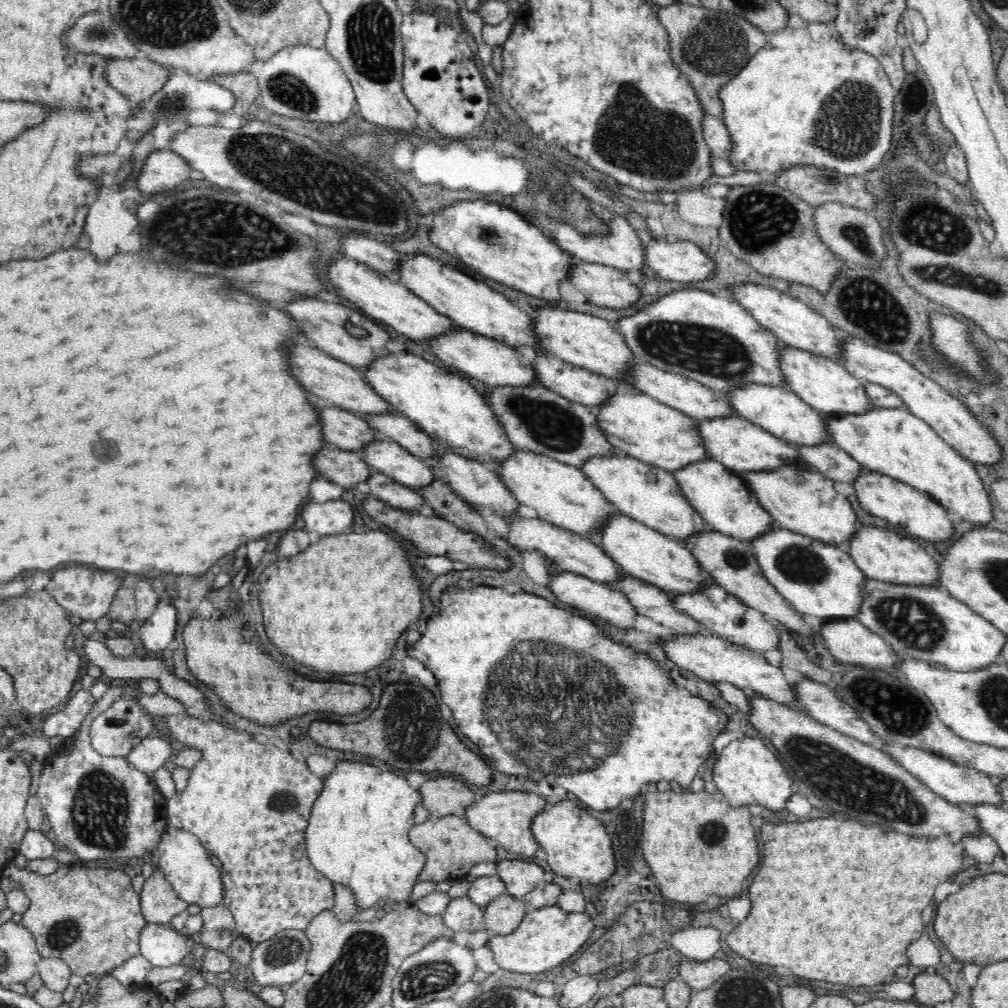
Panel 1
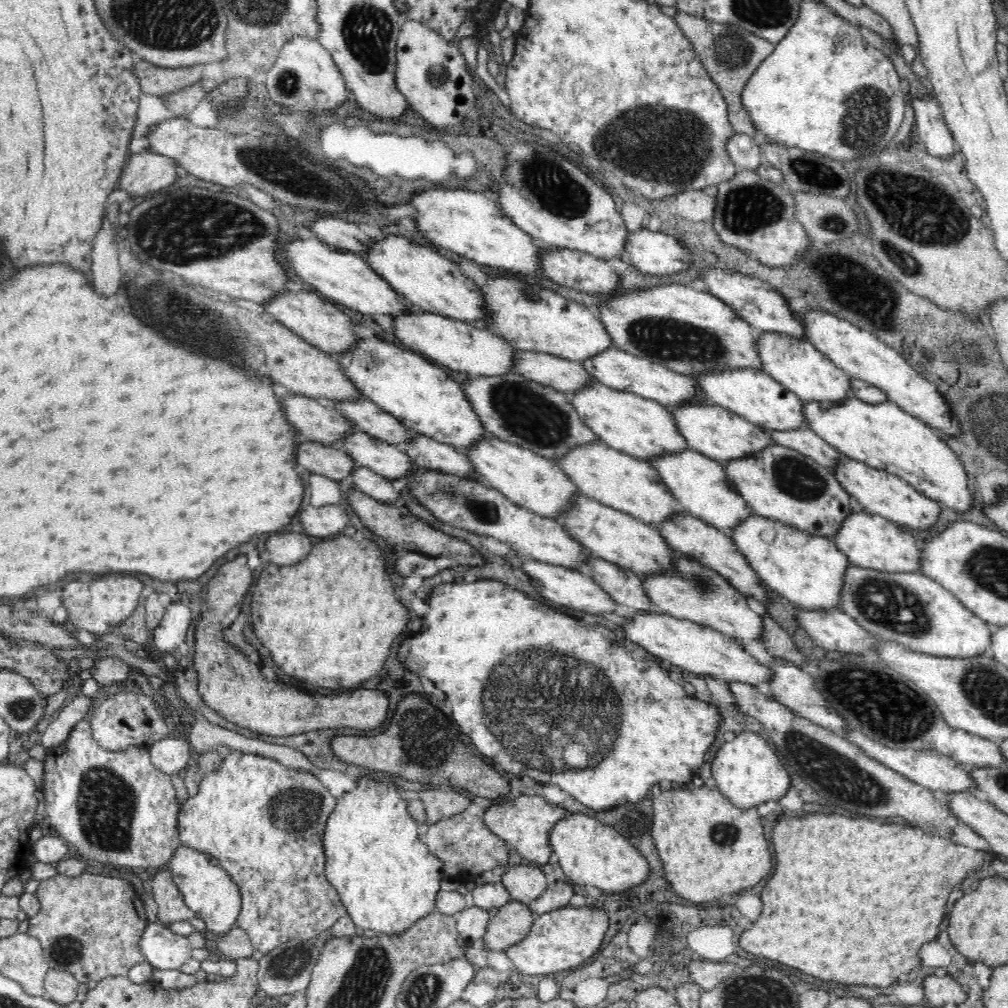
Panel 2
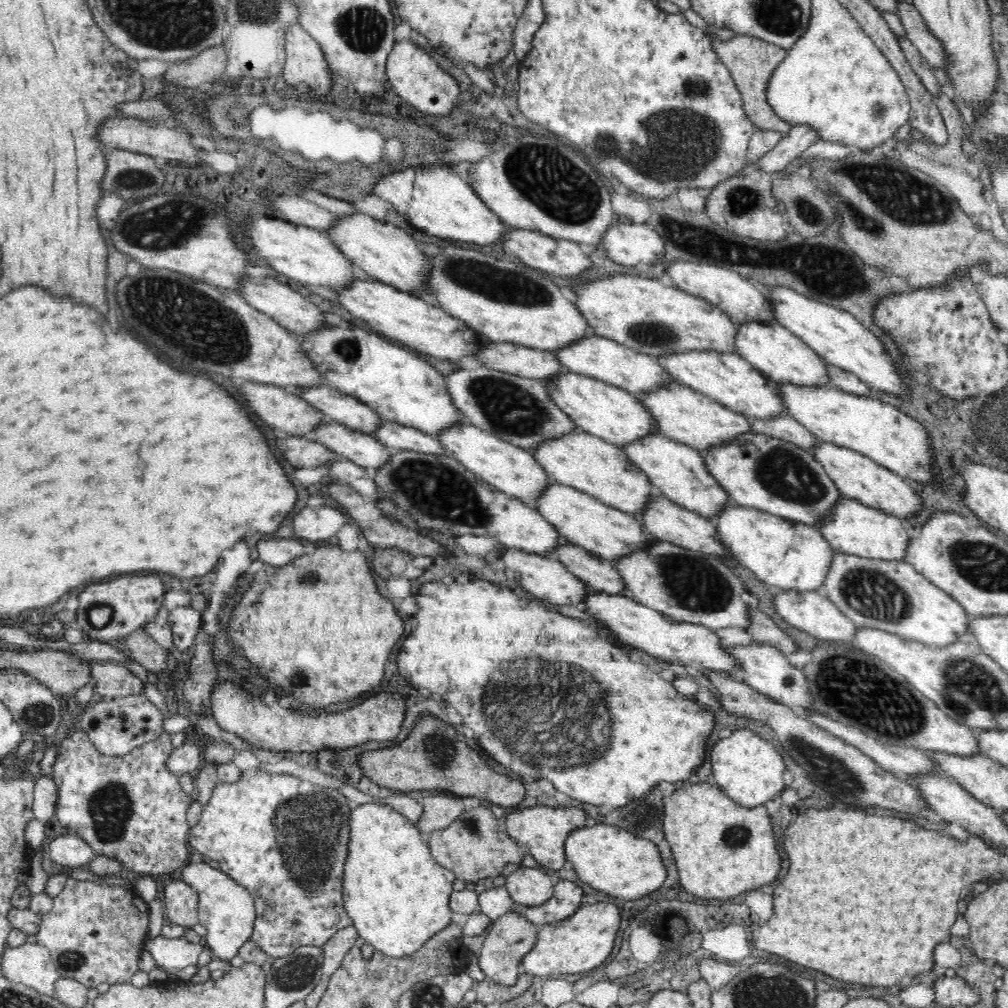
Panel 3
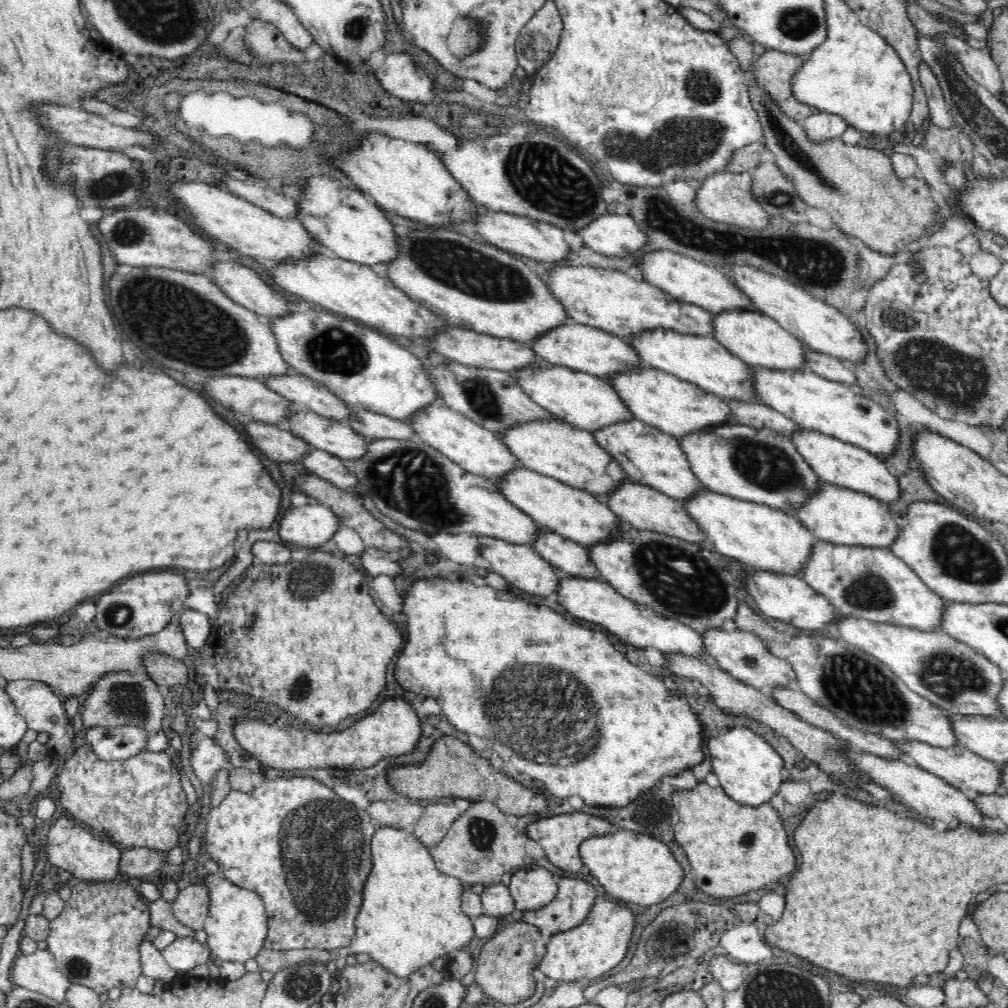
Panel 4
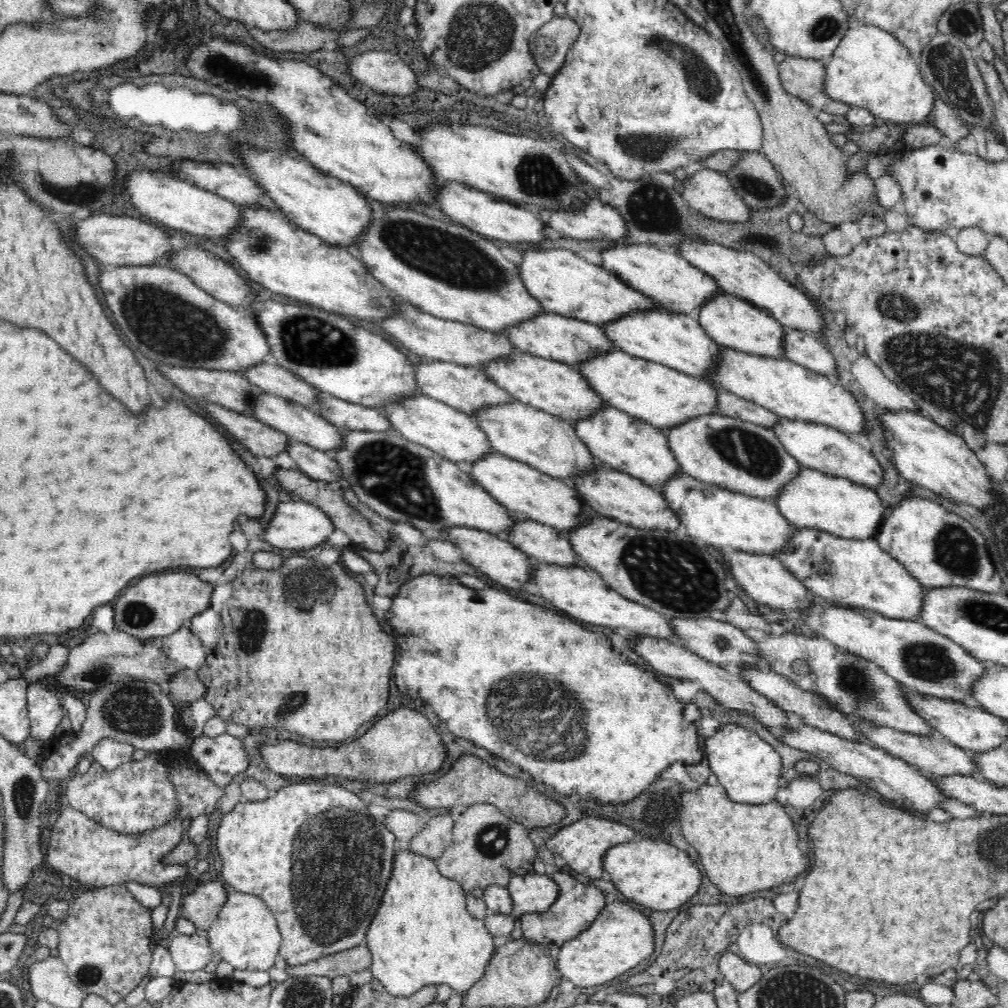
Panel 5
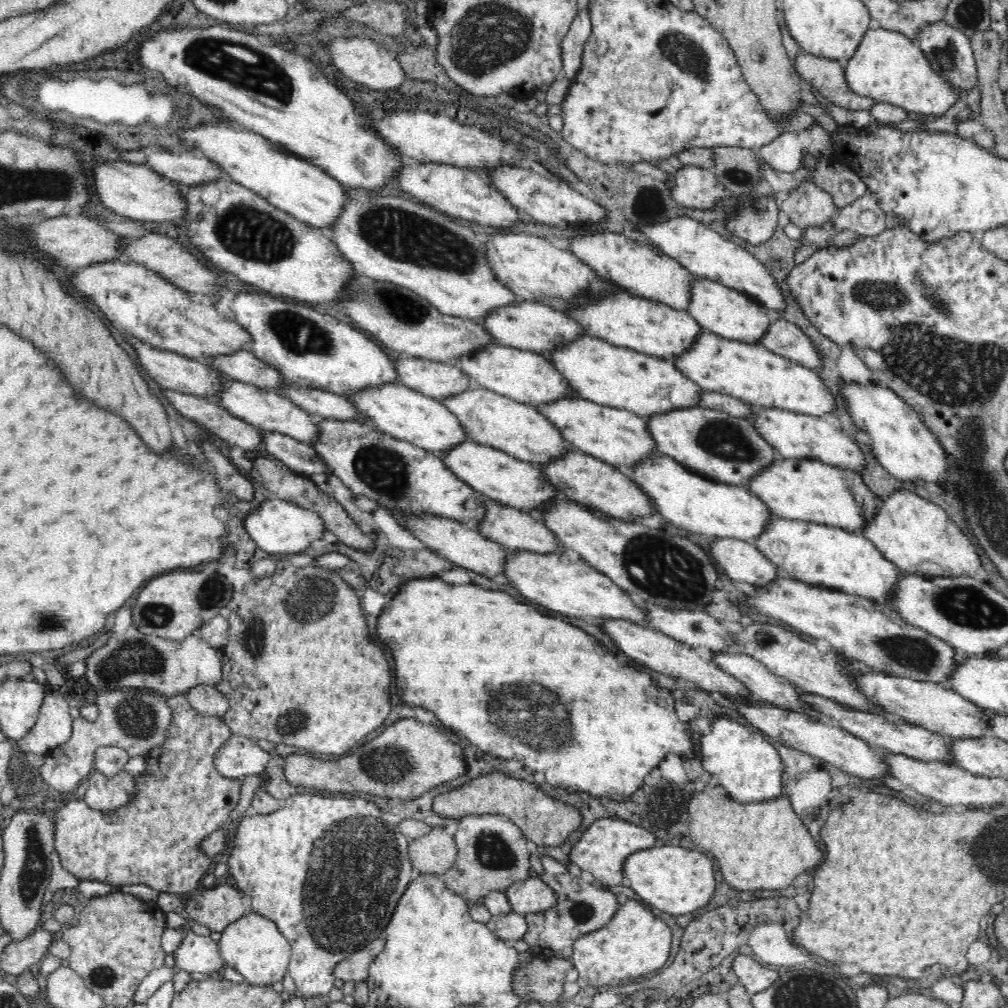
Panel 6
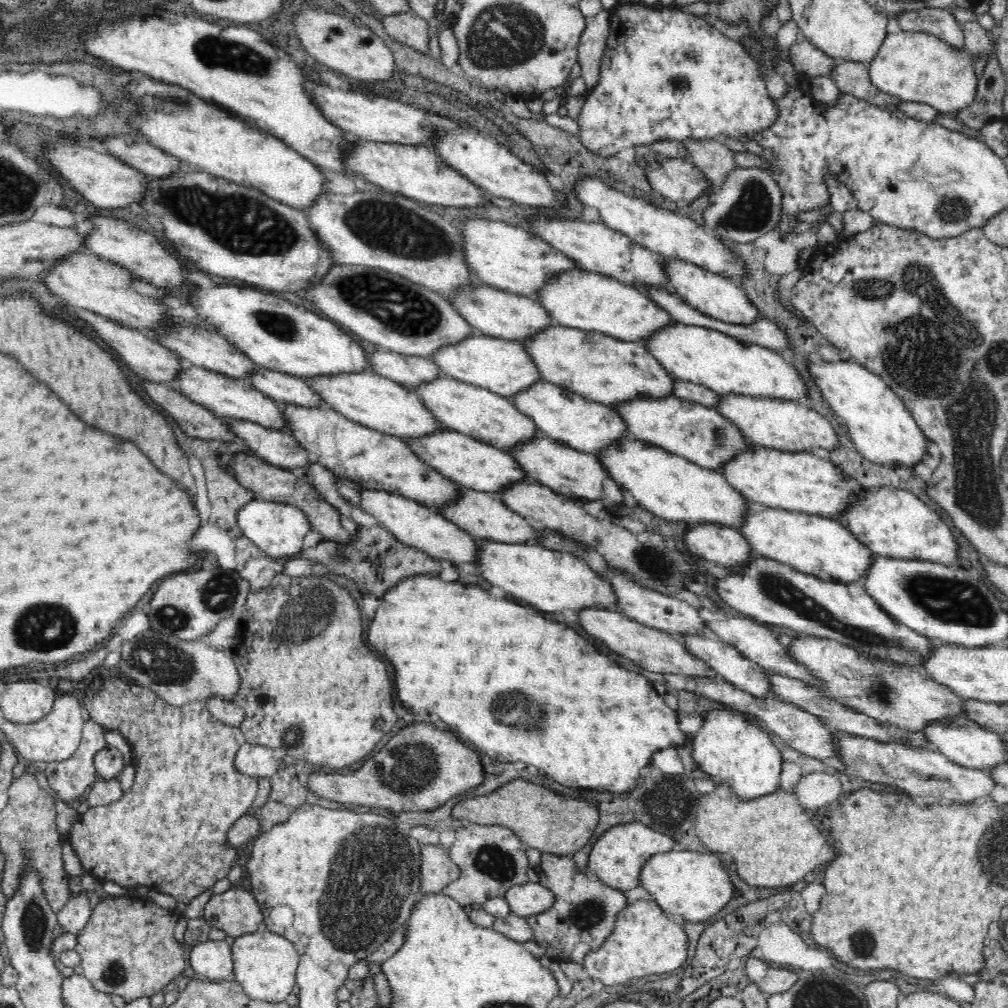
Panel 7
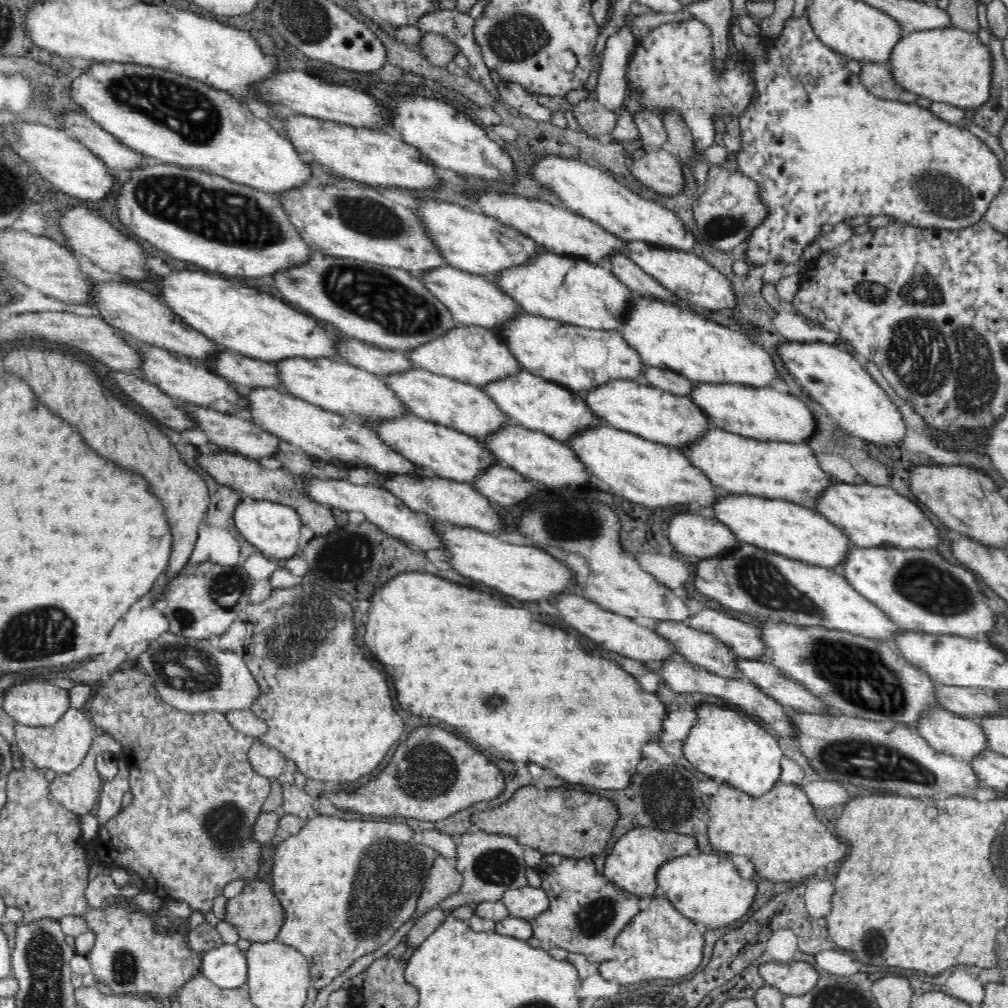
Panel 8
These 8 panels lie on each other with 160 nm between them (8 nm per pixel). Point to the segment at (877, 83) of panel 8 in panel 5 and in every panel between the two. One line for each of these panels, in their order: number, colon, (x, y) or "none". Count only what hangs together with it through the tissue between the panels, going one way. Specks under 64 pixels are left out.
5: (801, 77)
6: (826, 75)
7: (851, 78)

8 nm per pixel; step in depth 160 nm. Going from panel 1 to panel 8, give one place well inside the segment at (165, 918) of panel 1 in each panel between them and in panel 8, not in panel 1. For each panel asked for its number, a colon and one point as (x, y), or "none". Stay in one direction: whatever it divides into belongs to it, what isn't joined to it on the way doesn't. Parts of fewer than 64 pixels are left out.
2: (171, 907)
3: (180, 900)
4: (190, 908)
5: (201, 906)
6: (215, 908)
7: (235, 912)
8: (257, 917)

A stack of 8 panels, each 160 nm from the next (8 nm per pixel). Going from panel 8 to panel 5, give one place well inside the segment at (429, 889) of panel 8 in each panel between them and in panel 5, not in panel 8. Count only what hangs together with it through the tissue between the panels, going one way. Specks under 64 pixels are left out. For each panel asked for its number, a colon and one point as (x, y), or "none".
5: (431, 841)
6: (434, 852)
7: (437, 869)

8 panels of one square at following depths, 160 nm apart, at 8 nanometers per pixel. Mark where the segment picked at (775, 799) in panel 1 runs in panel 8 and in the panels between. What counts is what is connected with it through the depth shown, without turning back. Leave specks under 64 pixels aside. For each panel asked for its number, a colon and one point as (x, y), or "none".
2: (747, 771)
3: (747, 768)
4: (748, 768)
5: (748, 767)
6: (747, 763)
7: (729, 746)
8: (724, 743)

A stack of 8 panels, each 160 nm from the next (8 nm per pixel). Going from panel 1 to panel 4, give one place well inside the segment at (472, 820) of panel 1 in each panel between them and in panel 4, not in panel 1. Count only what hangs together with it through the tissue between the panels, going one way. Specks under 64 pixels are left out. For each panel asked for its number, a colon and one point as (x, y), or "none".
2: (524, 823)
3: (541, 831)
4: (560, 837)

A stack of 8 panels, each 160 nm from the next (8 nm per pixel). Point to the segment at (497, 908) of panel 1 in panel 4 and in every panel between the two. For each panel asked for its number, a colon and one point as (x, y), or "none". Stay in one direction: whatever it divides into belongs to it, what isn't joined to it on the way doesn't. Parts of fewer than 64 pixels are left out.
2: (512, 922)
3: (510, 936)
4: (503, 971)

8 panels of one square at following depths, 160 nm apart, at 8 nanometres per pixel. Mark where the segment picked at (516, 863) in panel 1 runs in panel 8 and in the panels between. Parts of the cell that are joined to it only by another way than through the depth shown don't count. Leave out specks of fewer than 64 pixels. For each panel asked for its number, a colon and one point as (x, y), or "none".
2: (524, 883)
3: (529, 887)
4: (533, 888)
5: (530, 892)
6: (531, 896)
7: (525, 900)
8: (527, 902)

